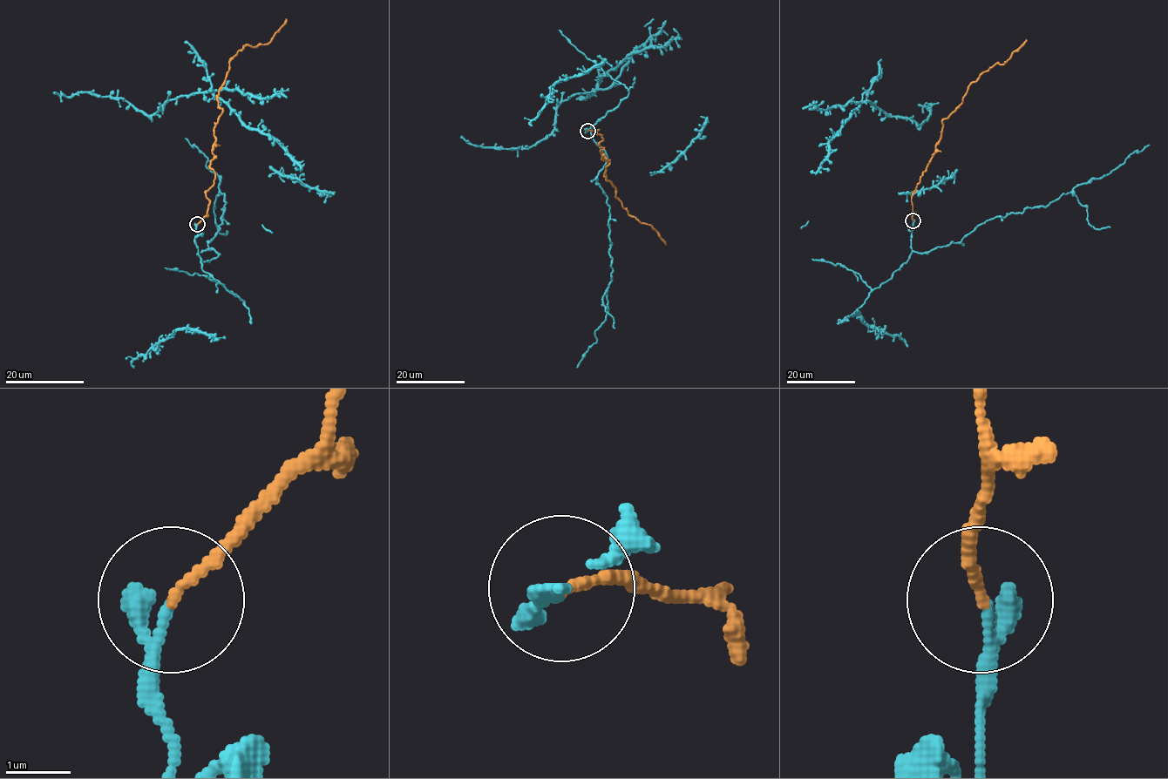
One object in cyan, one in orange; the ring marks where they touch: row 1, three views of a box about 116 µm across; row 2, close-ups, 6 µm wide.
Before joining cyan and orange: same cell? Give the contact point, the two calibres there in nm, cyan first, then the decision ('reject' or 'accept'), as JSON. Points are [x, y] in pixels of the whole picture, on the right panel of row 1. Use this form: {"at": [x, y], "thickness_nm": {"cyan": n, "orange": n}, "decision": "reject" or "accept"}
{"at": [913, 220], "thickness_nm": {"cyan": 130, "orange": 140}, "decision": "accept"}

